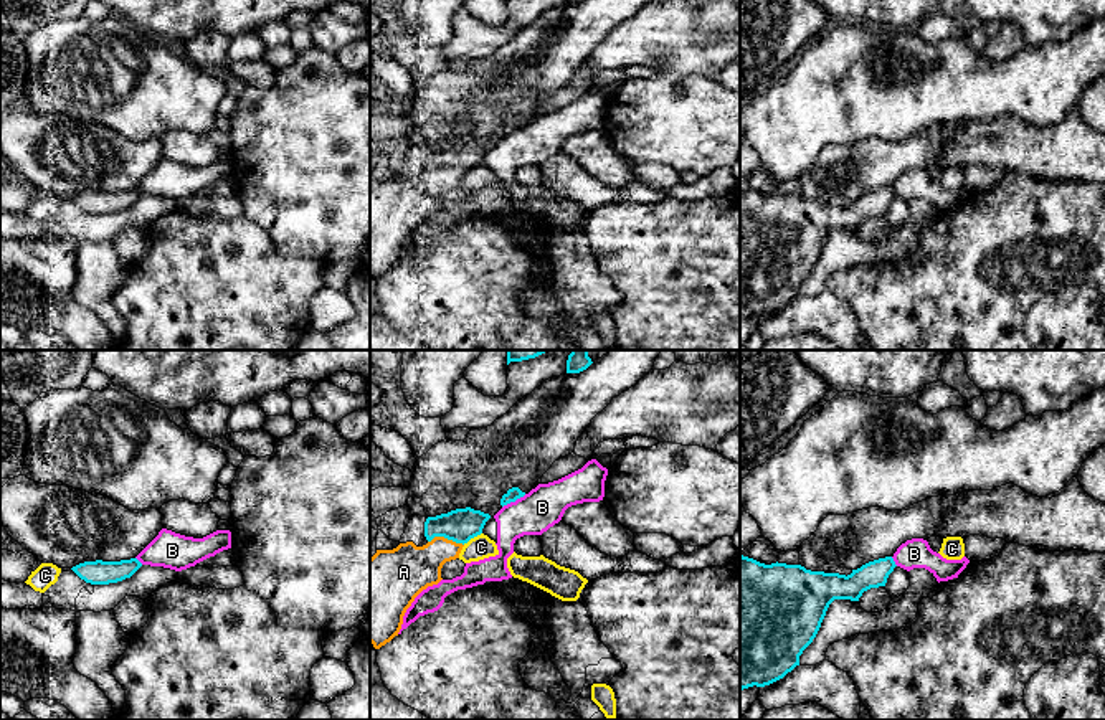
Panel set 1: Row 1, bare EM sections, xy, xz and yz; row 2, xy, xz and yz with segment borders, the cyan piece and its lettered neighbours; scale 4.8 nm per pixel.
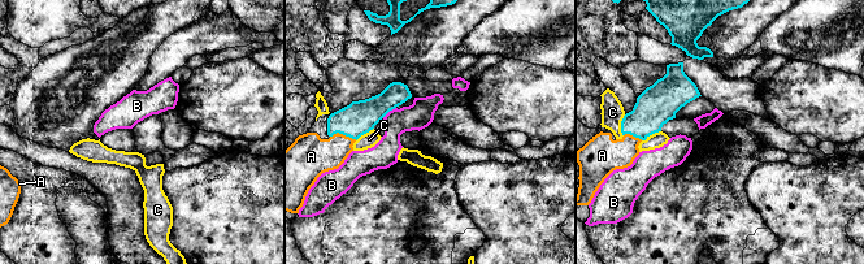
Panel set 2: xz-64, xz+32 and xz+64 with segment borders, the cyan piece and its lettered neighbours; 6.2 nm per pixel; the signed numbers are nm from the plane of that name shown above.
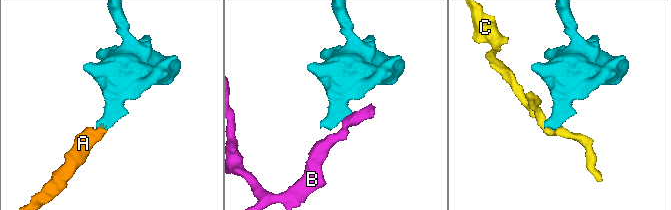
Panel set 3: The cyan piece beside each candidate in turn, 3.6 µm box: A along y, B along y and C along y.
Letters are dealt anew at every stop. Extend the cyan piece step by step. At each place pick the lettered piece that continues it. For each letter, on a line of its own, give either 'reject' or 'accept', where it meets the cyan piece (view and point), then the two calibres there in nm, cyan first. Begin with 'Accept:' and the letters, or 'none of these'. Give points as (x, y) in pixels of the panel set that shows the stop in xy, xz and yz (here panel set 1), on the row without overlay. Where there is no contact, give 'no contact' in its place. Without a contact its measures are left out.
Accept: A
A: accept; contact xz (446, 167); calibres 160 and 240 nm
B: reject; contact xz (514, 131); calibres 70 and 200 nm
C: reject; contact xz (471, 167); calibres 160 and 120 nm

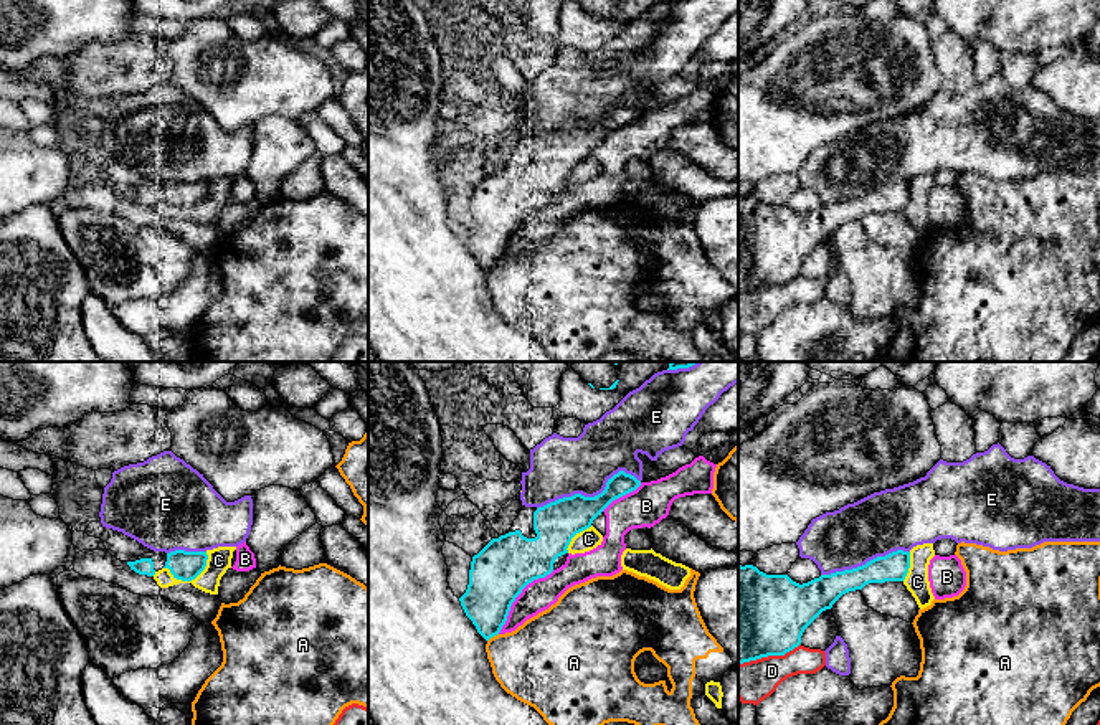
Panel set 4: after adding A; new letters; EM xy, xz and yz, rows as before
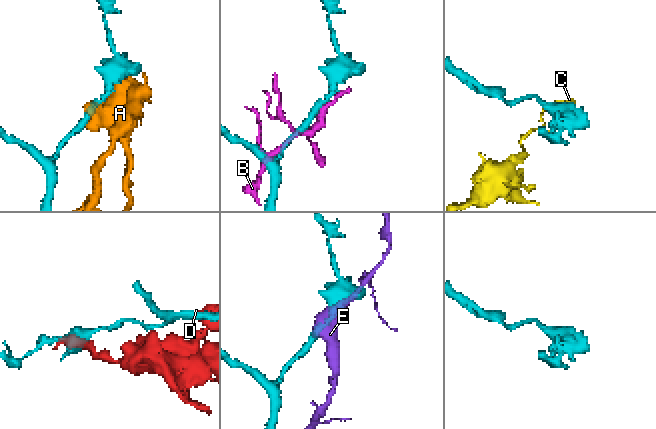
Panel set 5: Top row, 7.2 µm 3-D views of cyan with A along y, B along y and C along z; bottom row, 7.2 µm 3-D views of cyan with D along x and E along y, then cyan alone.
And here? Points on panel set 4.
Accept: none of these
A: reject; contact xz (493, 266); calibres 240 and 380 nm
B: reject; contact xz (517, 225); calibres 280 and 150 nm
C: reject; contact xy (192, 208); calibres 140 and 110 nm
D: reject; contact yz (768, 284); calibres 460 and 200 nm
E: reject; contact xz (590, 127); calibres 220 and 280 nm

